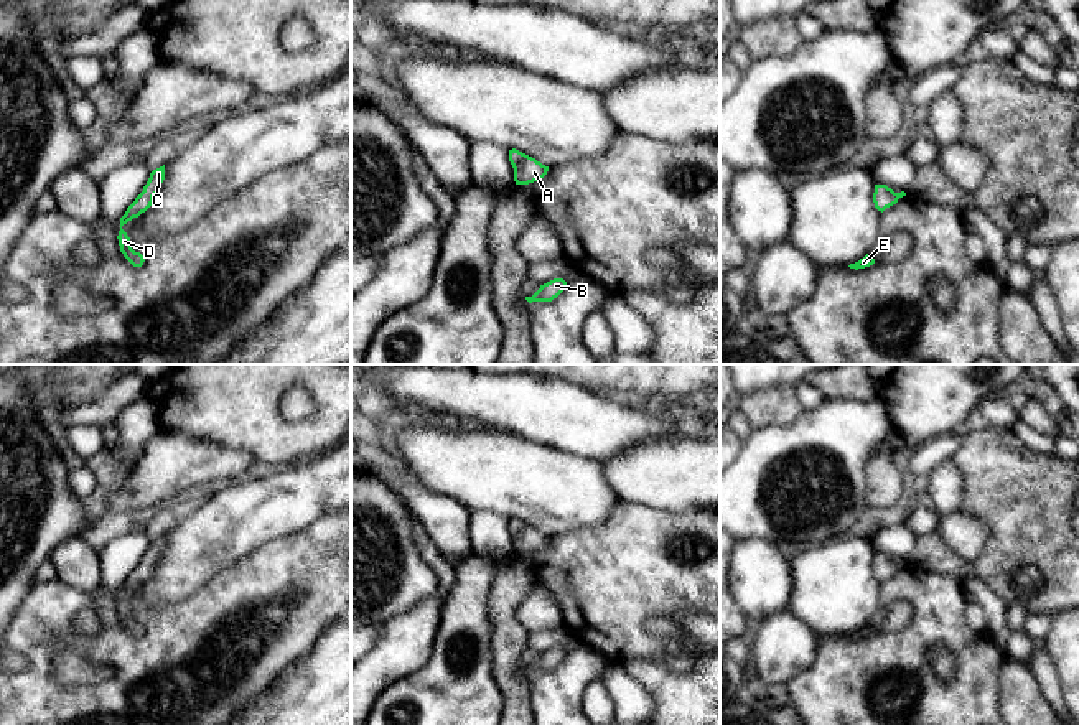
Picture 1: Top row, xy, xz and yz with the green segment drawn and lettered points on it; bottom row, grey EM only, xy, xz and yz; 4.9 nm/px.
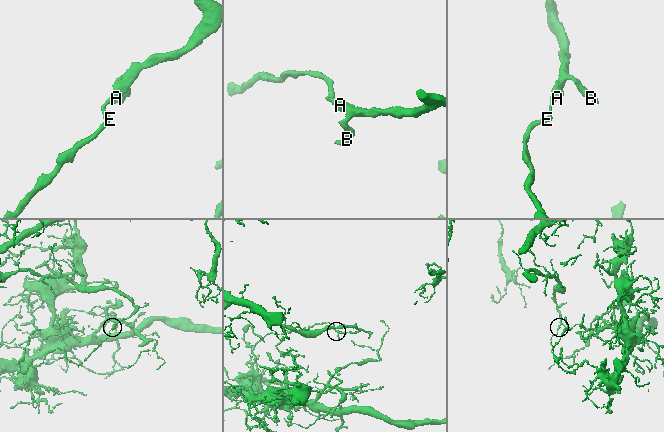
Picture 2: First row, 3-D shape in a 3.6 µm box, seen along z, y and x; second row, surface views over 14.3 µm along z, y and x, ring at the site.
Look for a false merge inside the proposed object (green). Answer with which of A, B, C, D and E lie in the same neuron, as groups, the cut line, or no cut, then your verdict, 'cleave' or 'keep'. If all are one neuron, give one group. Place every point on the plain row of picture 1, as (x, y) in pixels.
A B C / D E; cut in yz along (875, 559), (898, 567); cleave

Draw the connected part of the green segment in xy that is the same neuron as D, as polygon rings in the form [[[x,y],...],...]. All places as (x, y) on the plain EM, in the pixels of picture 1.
[[[142,560],[135,570],[127,577],[125,583],[120,587],[120,600],[119,600],[119,615],[124,626],[133,634],[142,636],[145,628],[140,621],[135,621],[130,615],[130,606],[122,598],[124,593],[132,590],[133,587],[138,587],[142,582],[145,582],[153,572],[153,565],[147,565],[145,560]]]

